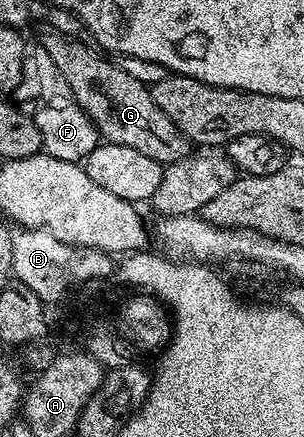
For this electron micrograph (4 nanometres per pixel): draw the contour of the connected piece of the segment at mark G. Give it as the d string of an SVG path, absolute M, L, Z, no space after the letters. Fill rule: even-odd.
M45 30L43 34L38 39L40 46L50 53L50 61L54 61L62 77L66 77L75 106L88 114L101 140L126 145L126 149L138 149L138 153L162 165L188 158L190 140L180 132L178 125L174 125L174 121L170 121L170 117L166 117L166 113L162 113L162 109L158 109L149 84L130 77L126 69L105 57L95 46L79 43L57 31Z

